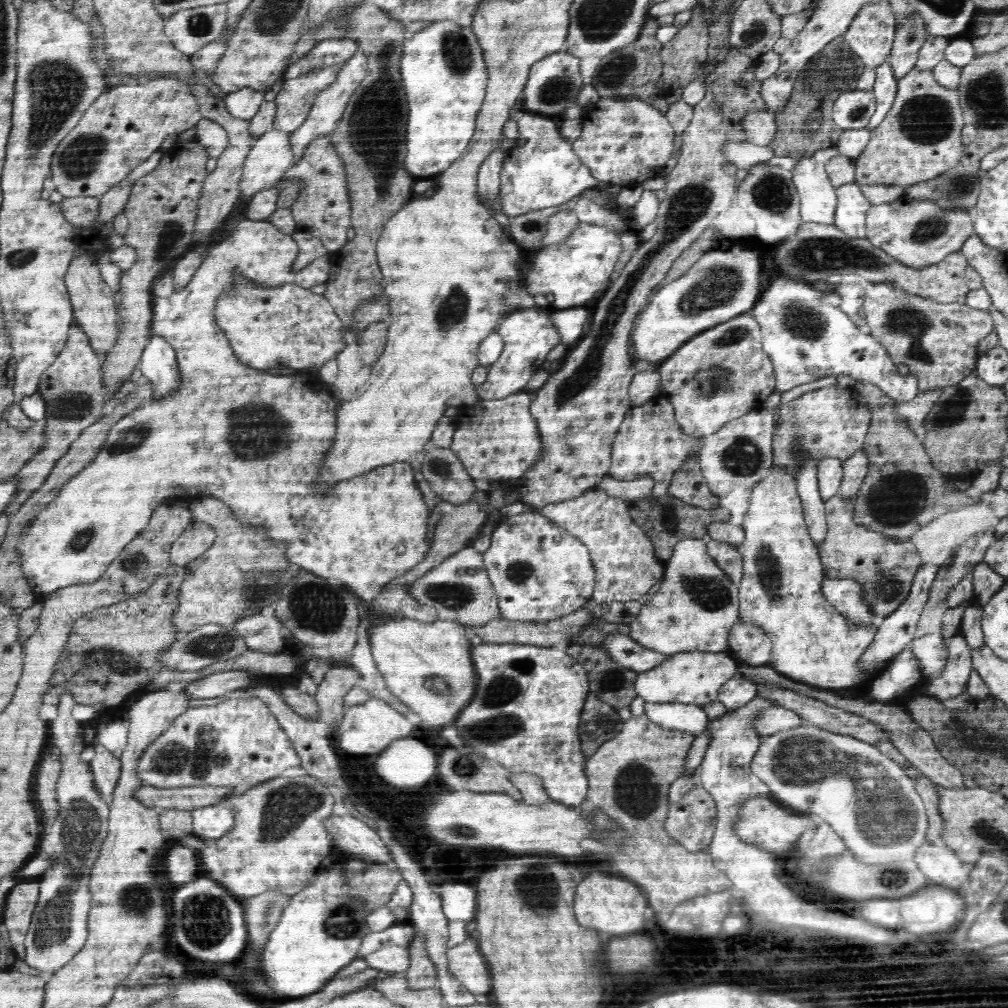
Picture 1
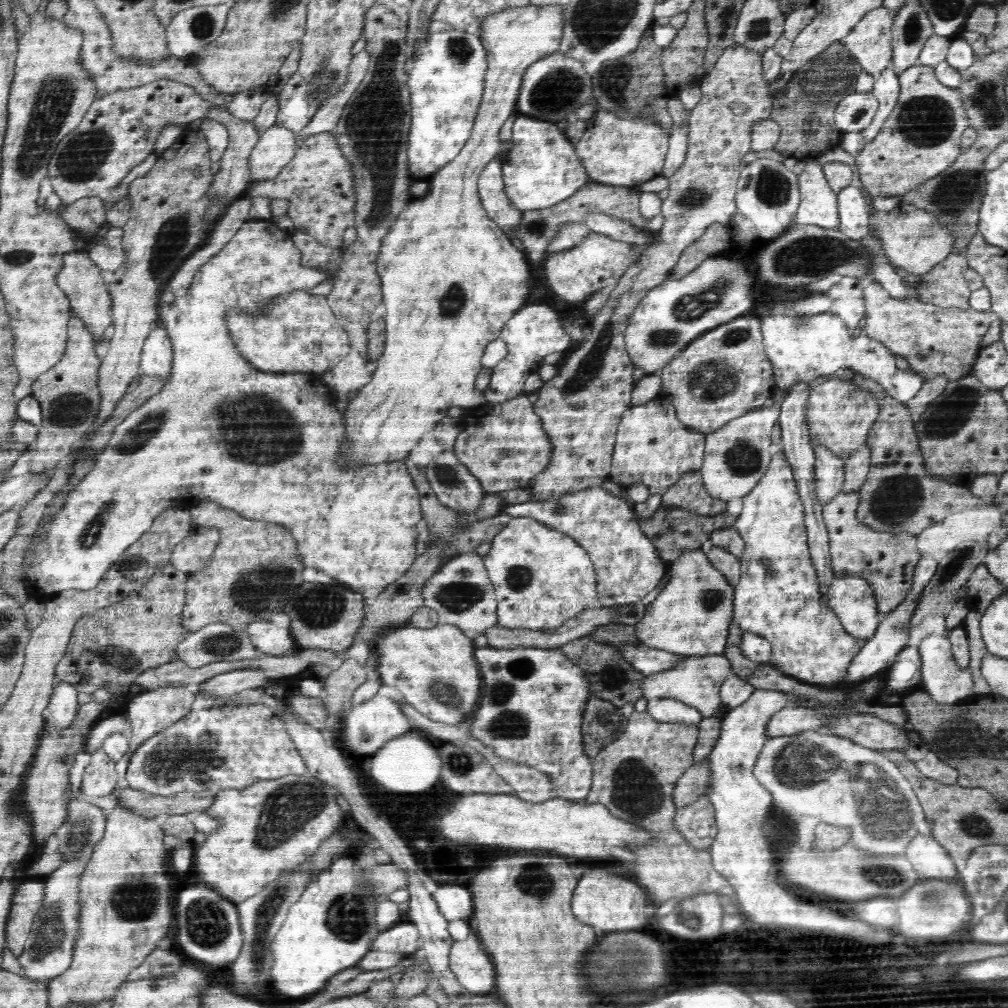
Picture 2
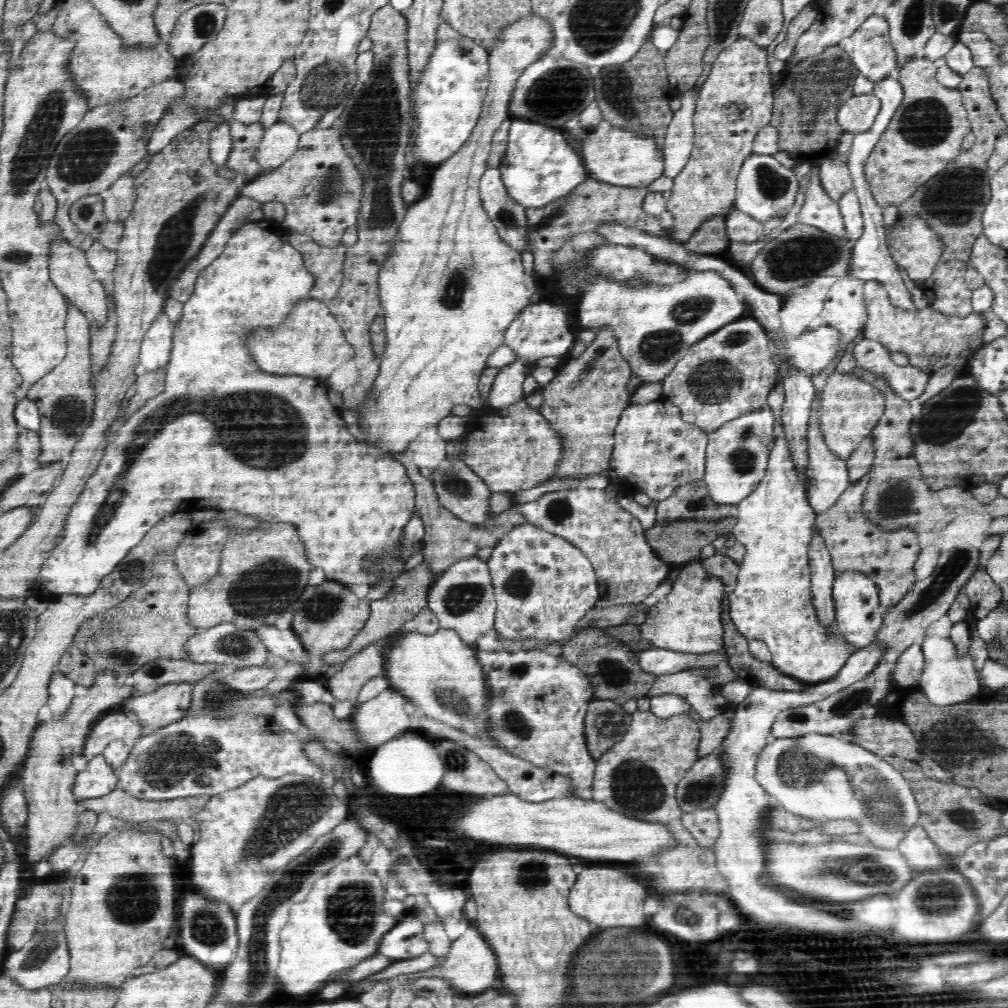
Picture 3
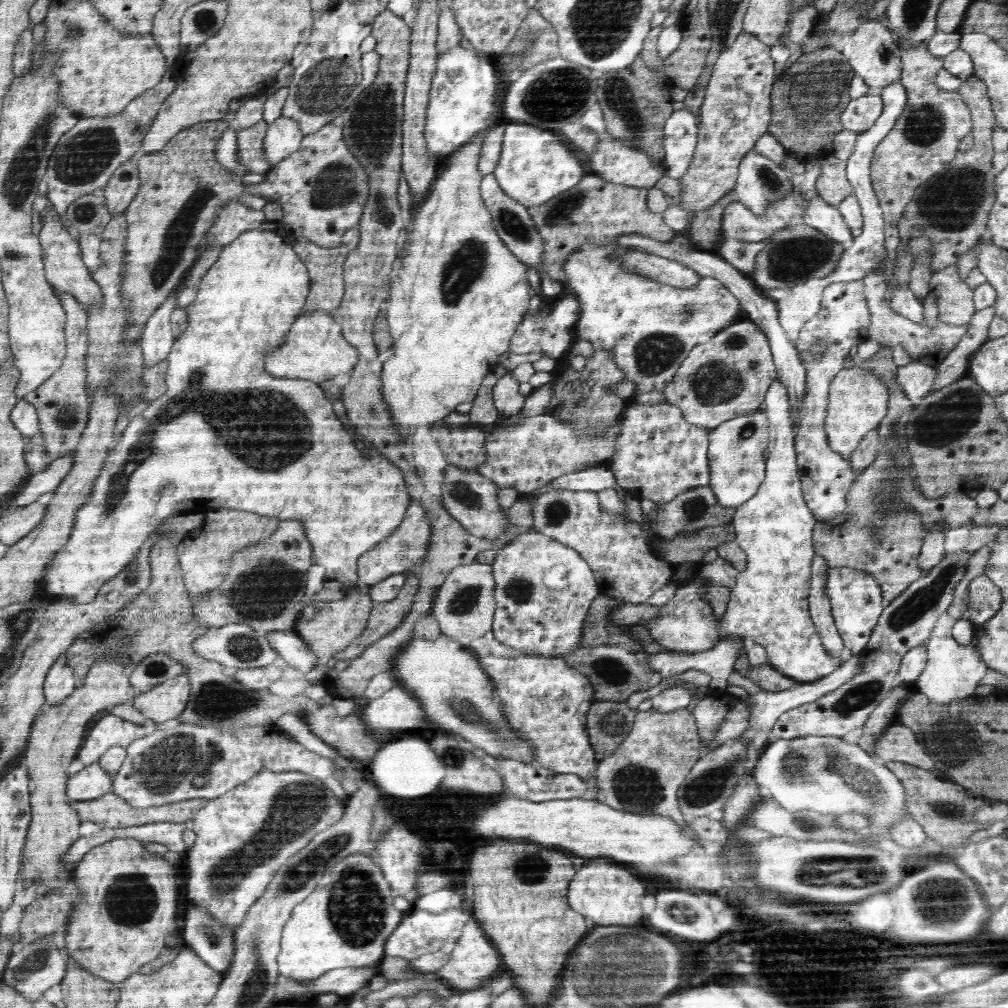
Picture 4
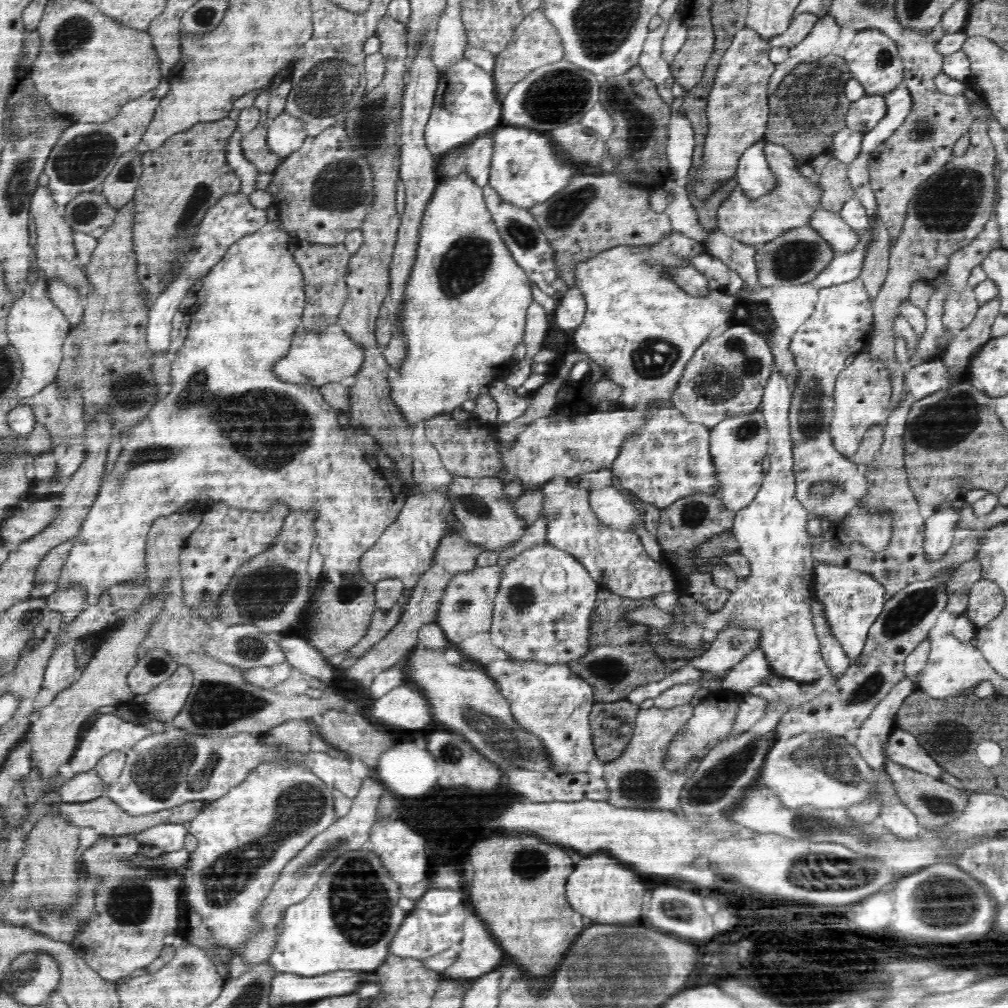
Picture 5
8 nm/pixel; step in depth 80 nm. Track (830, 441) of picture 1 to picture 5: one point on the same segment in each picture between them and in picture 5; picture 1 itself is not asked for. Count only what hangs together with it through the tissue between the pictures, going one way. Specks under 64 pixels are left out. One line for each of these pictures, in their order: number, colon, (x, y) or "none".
2: (840, 414)
3: (850, 408)
4: (858, 400)
5: (863, 392)

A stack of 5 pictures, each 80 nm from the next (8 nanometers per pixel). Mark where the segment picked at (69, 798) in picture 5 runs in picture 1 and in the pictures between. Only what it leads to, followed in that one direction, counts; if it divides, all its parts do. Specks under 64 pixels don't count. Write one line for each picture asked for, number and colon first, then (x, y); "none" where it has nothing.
1: (106, 768)
2: (100, 777)
3: (98, 778)
4: (90, 783)

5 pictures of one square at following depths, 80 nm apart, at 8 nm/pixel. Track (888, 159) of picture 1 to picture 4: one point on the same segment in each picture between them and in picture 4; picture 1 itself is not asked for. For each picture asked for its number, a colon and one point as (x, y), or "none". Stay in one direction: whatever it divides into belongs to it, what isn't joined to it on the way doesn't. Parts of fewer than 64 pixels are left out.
2: (922, 137)
3: (926, 133)
4: (934, 122)

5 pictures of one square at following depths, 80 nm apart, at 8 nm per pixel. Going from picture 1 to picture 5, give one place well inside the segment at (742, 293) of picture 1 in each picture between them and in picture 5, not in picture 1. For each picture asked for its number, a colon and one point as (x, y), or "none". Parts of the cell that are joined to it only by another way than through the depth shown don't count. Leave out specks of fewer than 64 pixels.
2: (672, 315)
3: (655, 325)
4: (650, 328)
5: (627, 294)

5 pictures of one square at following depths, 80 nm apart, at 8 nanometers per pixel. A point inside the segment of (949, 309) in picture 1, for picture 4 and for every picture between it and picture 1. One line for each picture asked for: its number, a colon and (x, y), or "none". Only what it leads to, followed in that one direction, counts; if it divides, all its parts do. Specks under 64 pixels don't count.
2: (935, 341)
3: (931, 340)
4: (929, 346)

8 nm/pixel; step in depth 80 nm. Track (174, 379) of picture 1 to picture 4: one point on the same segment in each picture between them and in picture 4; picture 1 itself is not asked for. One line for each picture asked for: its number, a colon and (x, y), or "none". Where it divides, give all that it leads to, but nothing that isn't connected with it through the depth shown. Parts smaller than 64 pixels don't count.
2: (157, 356)
3: (156, 349)
4: (157, 341)

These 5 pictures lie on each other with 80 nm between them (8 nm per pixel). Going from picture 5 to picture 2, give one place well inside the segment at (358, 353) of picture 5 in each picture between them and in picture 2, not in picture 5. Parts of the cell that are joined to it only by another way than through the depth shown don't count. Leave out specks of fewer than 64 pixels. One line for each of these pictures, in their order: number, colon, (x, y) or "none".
2: (297, 333)
3: (310, 342)
4: (315, 350)

